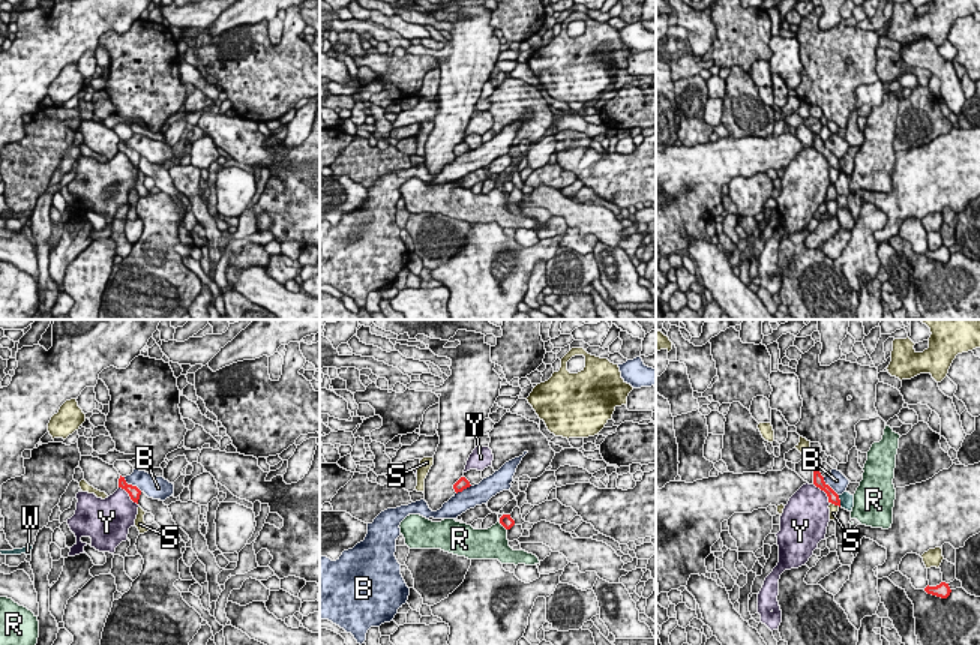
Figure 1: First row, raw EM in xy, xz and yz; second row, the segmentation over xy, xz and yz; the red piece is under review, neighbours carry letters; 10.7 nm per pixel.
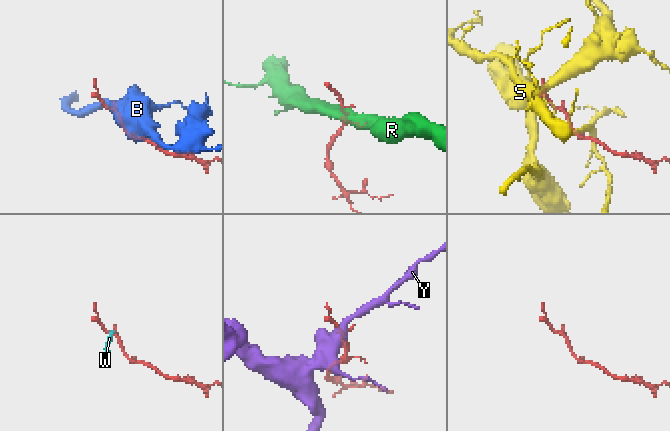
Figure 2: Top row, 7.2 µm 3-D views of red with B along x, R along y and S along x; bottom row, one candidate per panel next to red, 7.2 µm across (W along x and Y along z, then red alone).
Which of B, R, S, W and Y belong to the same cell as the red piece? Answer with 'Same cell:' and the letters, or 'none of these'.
Same cell: none of these

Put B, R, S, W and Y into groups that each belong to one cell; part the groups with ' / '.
B / R / S / W / Y

